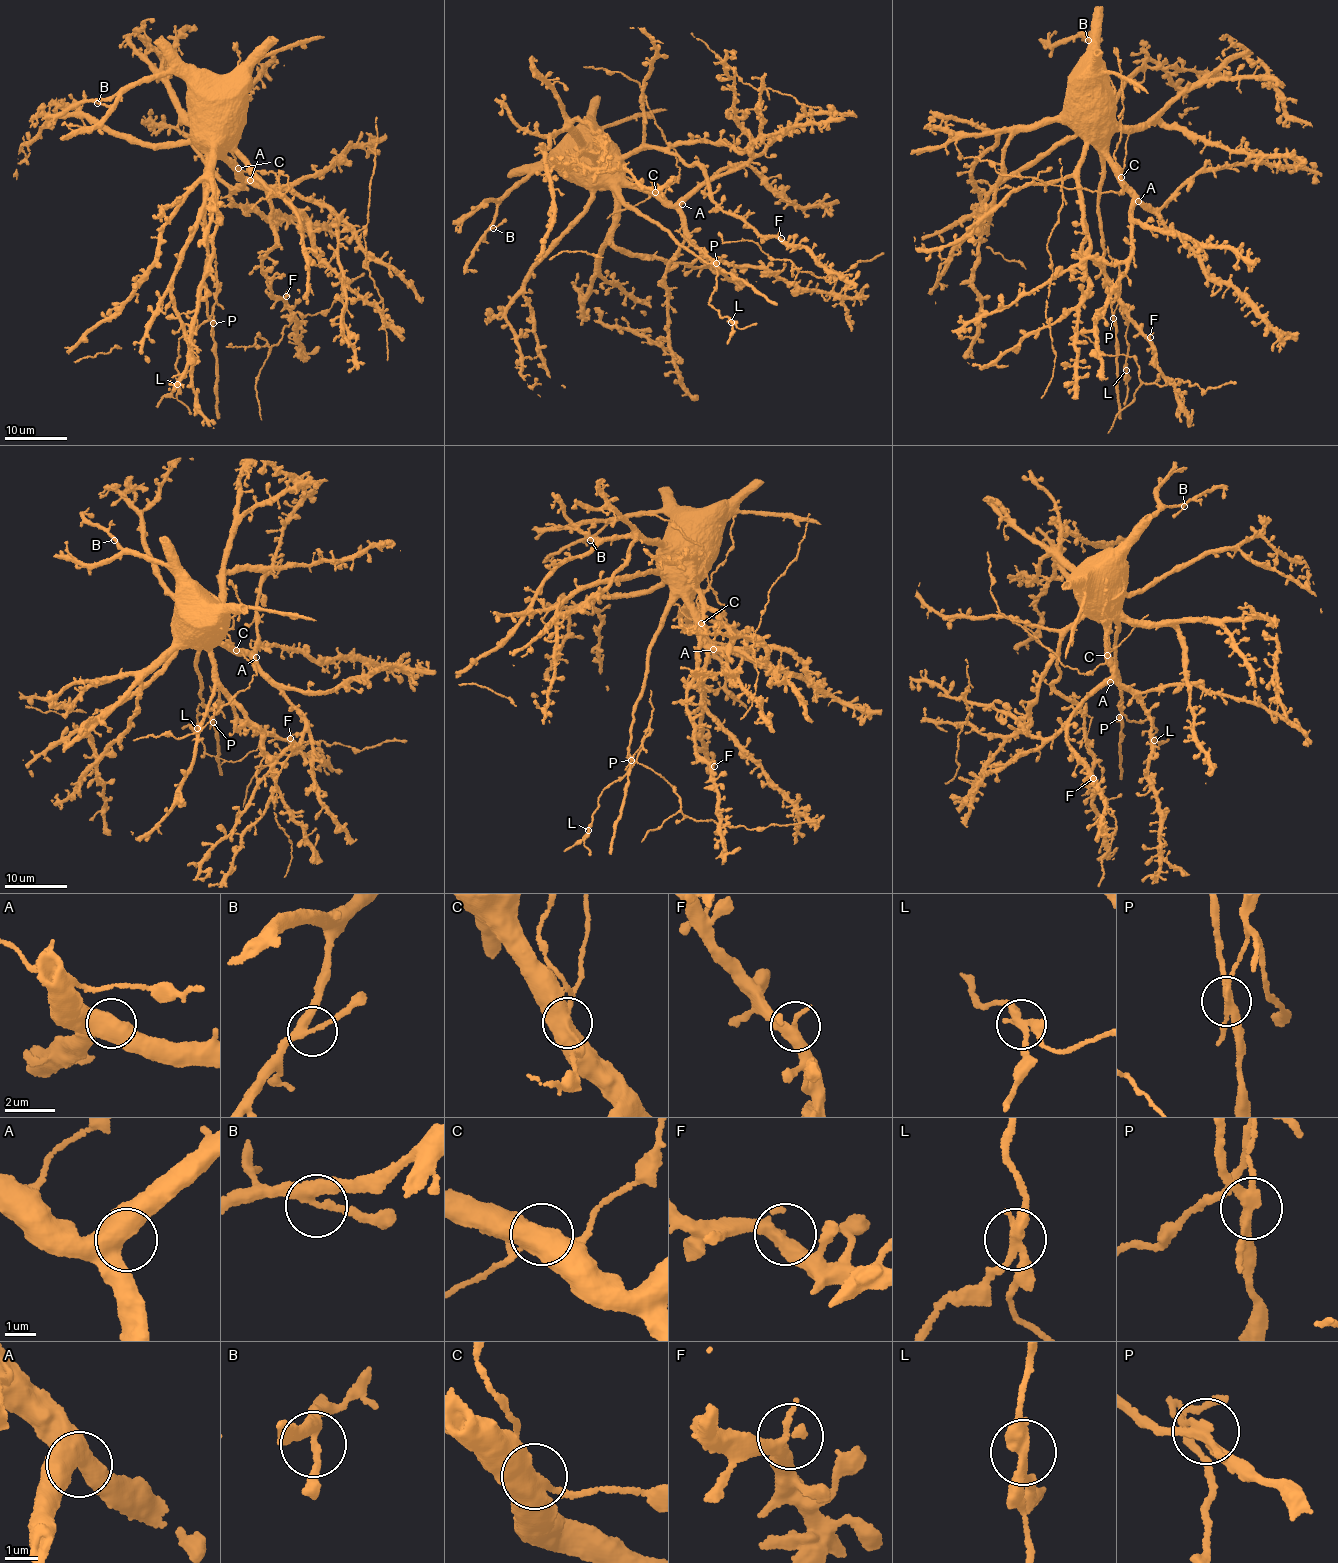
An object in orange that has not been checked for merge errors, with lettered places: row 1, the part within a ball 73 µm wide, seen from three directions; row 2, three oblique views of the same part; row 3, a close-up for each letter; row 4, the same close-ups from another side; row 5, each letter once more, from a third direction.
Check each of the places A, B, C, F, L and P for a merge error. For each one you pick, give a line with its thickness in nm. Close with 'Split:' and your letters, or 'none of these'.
C: 600 nm thick
L: 280 nm thick
P: 260 nm thick
Split: C, L, P

